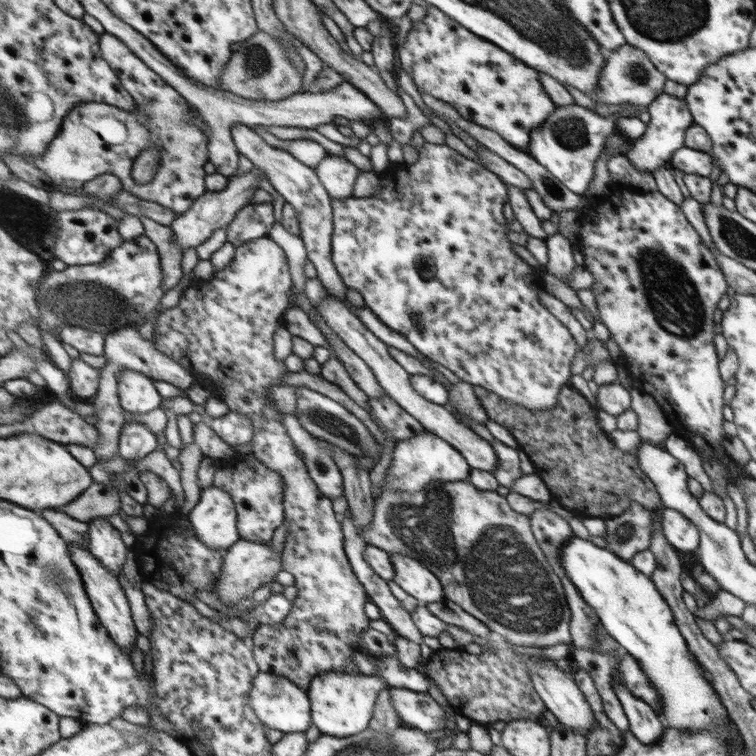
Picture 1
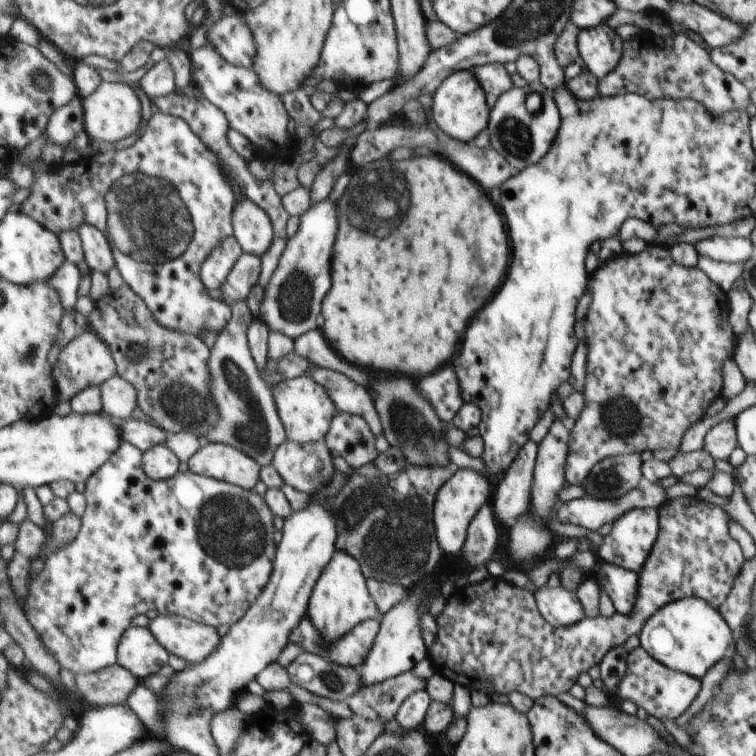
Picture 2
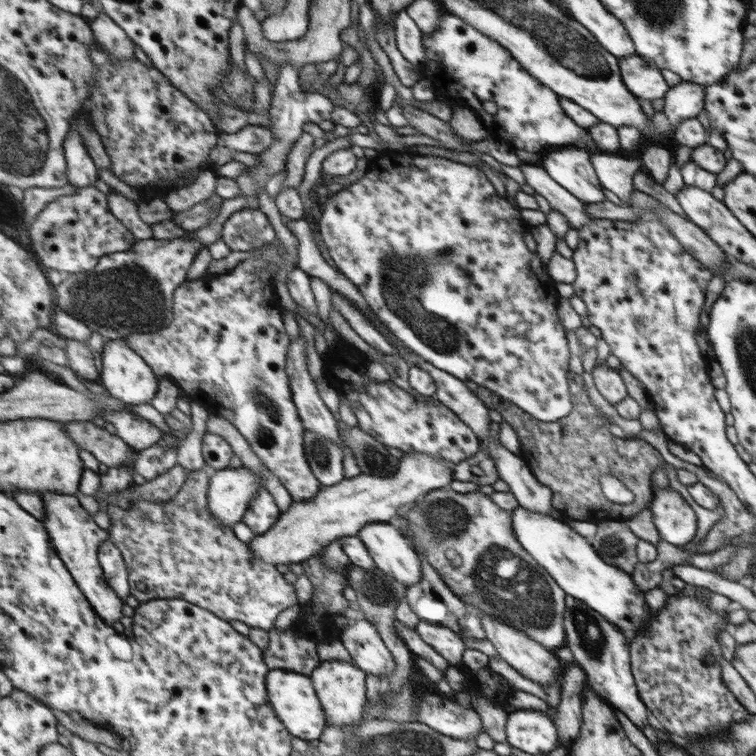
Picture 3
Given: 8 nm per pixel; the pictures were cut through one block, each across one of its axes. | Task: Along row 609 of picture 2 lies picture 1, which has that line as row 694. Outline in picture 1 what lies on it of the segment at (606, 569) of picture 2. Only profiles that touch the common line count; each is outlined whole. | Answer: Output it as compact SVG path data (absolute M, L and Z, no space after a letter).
M612 678L610 686L627 717L628 732L644 744L660 742L665 725L657 716L656 711L645 704L645 701L633 696L632 692L629 692L629 689L621 684L619 679Z

